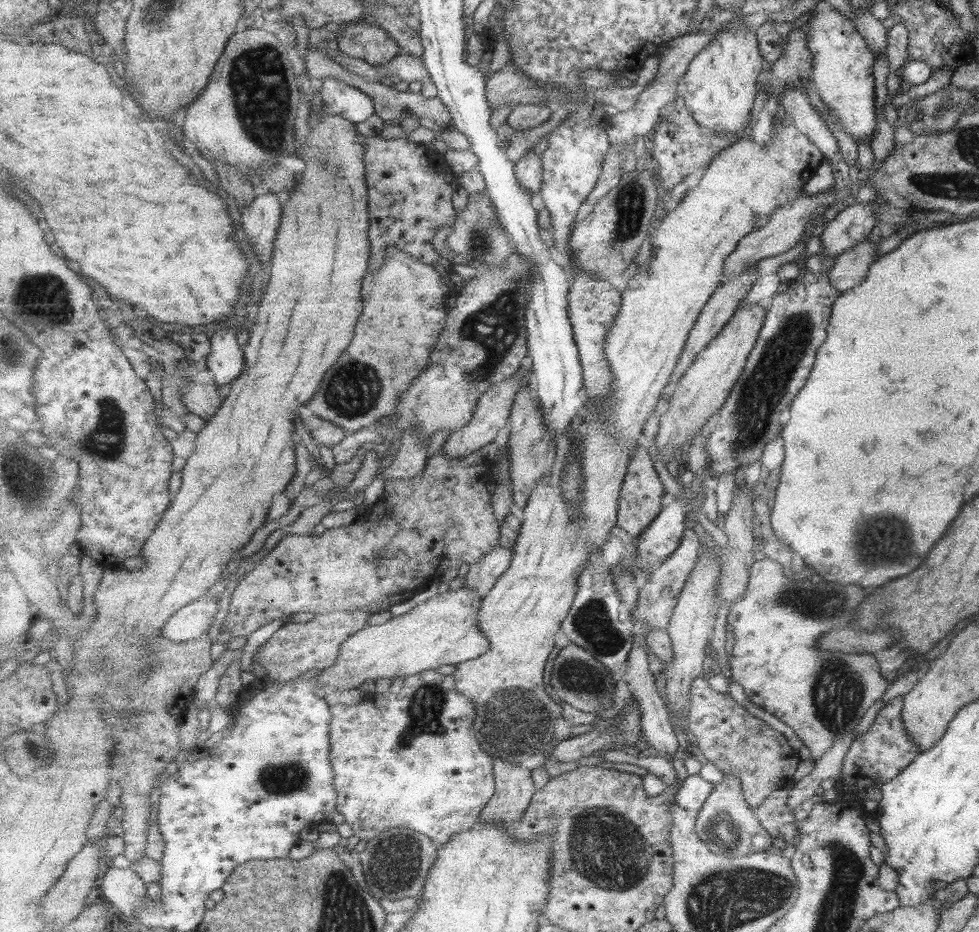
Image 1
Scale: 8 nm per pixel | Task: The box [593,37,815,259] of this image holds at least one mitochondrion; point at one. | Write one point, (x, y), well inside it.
(629, 201)

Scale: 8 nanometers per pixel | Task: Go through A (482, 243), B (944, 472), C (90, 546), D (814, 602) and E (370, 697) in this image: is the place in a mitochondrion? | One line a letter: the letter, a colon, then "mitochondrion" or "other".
A: mitochondrion
B: other
C: other
D: mitochondrion
E: other

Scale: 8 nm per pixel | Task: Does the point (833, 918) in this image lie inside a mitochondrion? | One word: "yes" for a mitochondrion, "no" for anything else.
yes

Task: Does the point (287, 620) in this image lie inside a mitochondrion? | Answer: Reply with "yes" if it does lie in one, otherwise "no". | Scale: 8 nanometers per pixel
no

